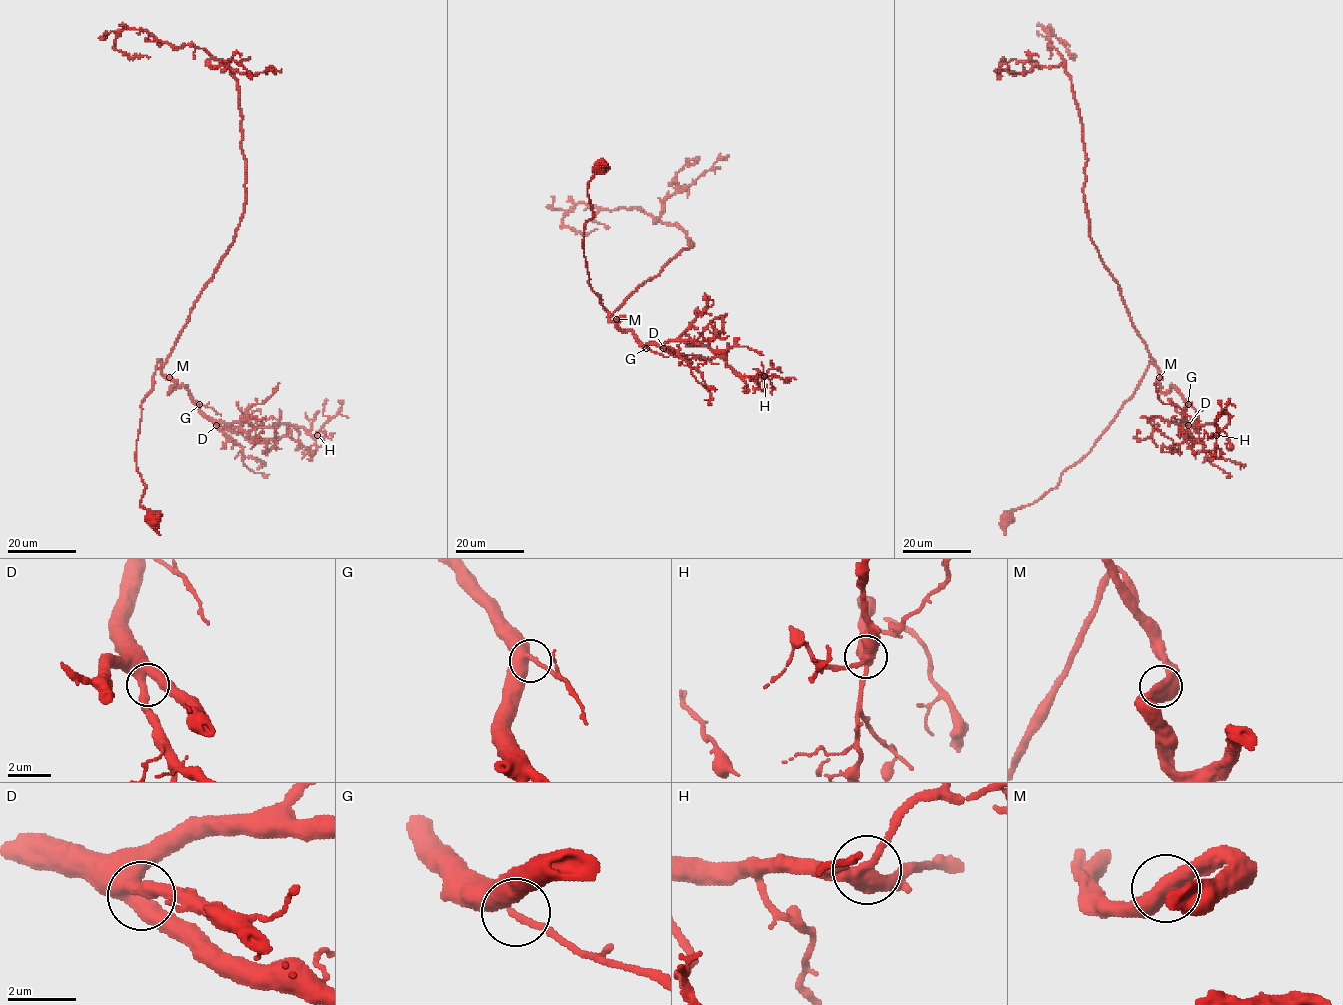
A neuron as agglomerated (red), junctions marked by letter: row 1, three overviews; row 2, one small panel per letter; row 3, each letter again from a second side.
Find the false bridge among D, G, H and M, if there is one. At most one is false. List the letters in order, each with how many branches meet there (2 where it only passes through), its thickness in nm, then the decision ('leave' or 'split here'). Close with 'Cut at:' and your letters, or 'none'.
D: branches 3; calibre 360 nm; leave
G: branches 2; calibre 320 nm; leave
H: branches 3; calibre 380 nm; leave
M: branches 2; calibre 600 nm; leave
Cut at: none

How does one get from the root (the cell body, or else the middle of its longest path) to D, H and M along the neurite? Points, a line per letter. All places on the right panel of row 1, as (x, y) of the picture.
D: (1007, 519), (1053, 489), (1091, 450), (1152, 359), (1159, 388), (1172, 386), (1184, 401), (1188, 425)
H: (1007, 519), (1091, 450), (1152, 359), (1159, 388), (1172, 386), (1185, 417), (1198, 432), (1213, 424), (1216, 435)
M: (1007, 519), (1015, 509), (1037, 502), (1053, 489), (1060, 475), (1091, 450), (1135, 392), (1152, 359), (1160, 377)

